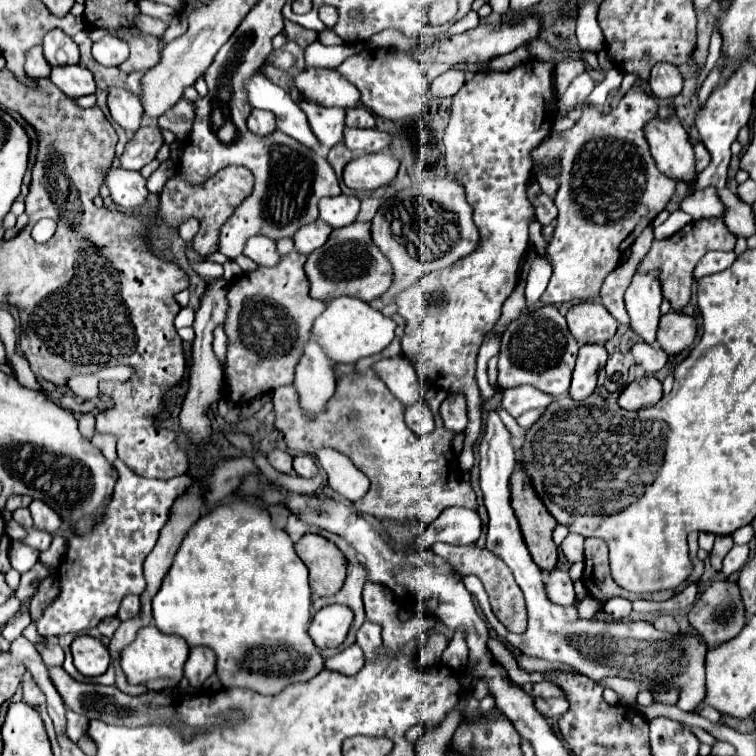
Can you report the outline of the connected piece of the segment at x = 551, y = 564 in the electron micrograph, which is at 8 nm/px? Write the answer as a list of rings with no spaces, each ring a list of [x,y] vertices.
[[[515,470],[513,476],[511,476],[511,506],[515,510],[515,516],[519,520],[519,526],[521,526],[521,532],[523,532],[523,538],[525,538],[525,544],[535,560],[535,564],[539,564],[539,568],[543,572],[551,572],[557,568],[557,546],[553,542],[553,530],[557,526],[555,518],[547,512],[547,508],[541,504],[541,500],[537,498],[529,478],[525,476],[525,472],[521,470]]]

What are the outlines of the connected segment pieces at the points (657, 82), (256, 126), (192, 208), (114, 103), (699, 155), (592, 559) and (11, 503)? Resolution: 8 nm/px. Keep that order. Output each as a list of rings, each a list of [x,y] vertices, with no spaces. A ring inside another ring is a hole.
[[[659,62],[655,64],[655,68],[651,70],[649,76],[649,86],[653,96],[657,98],[673,98],[681,92],[681,74],[677,70],[677,66],[667,64],[667,62]]]
[[[253,110],[247,118],[247,128],[257,136],[269,136],[275,132],[275,116],[267,110]]]
[[[227,166],[197,188],[191,188],[179,176],[173,176],[159,195],[160,204],[157,215],[170,228],[176,230],[179,228],[181,220],[191,218],[191,216],[197,218],[201,222],[201,228],[194,237],[193,248],[203,259],[206,259],[209,254],[217,251],[221,224],[233,214],[237,204],[241,204],[239,200],[243,200],[243,196],[247,196],[251,192],[251,188],[253,188],[253,174],[243,166]]]
[[[111,88],[107,102],[109,102],[111,116],[123,130],[135,134],[143,126],[145,110],[143,110],[141,100],[135,94],[123,88]]]
[[[697,142],[697,144],[693,146],[693,150],[695,150],[695,172],[701,172],[703,168],[707,168],[711,156],[709,156],[707,148],[705,148],[701,142]]]
[[[599,538],[585,540],[585,574],[583,584],[587,586],[589,594],[599,602],[607,602],[615,596],[627,596],[629,592],[615,584],[611,570],[609,570],[609,548]]]
[[[27,495],[9,496],[9,500],[7,500],[7,510],[13,512],[13,510],[17,510],[17,508],[28,507],[32,501],[33,499]]]

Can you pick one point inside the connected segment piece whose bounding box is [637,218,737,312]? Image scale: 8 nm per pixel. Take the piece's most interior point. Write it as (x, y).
(676, 256)

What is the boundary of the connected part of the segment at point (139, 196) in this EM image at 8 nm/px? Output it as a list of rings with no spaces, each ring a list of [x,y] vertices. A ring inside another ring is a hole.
[[[111,168],[105,176],[105,184],[109,186],[113,202],[125,212],[139,212],[151,194],[147,190],[147,180],[139,172],[129,172],[123,168]]]

